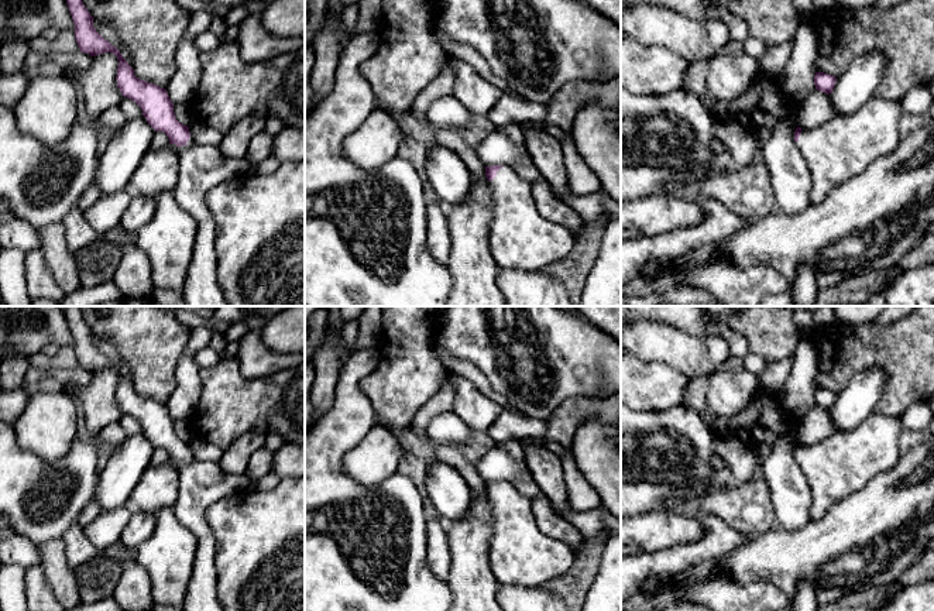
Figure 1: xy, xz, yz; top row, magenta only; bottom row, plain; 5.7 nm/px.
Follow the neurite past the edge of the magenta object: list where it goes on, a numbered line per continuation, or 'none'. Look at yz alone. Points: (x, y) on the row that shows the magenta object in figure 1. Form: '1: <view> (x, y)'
1: yz (841, 148)

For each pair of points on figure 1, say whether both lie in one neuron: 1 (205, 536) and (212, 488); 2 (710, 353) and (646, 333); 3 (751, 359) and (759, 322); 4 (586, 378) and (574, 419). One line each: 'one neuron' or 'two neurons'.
1: one neuron
2: one neuron
3: two neurons
4: two neurons

